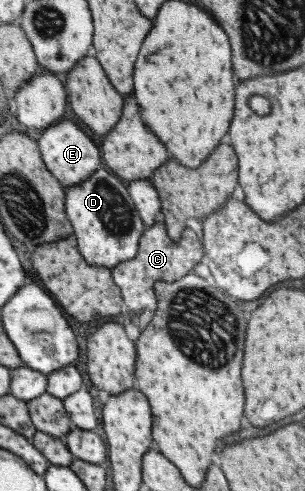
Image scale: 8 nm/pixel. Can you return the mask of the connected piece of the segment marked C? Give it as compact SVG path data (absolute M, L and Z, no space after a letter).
M159 219L151 226L145 226L137 242L138 249L134 258L120 260L111 270L111 278L118 286L125 311L138 315L144 309L154 311L156 300L153 292L154 282L162 280L172 283L186 275L194 265L205 260L201 241L190 228L184 227L178 241L170 241L165 224Z

